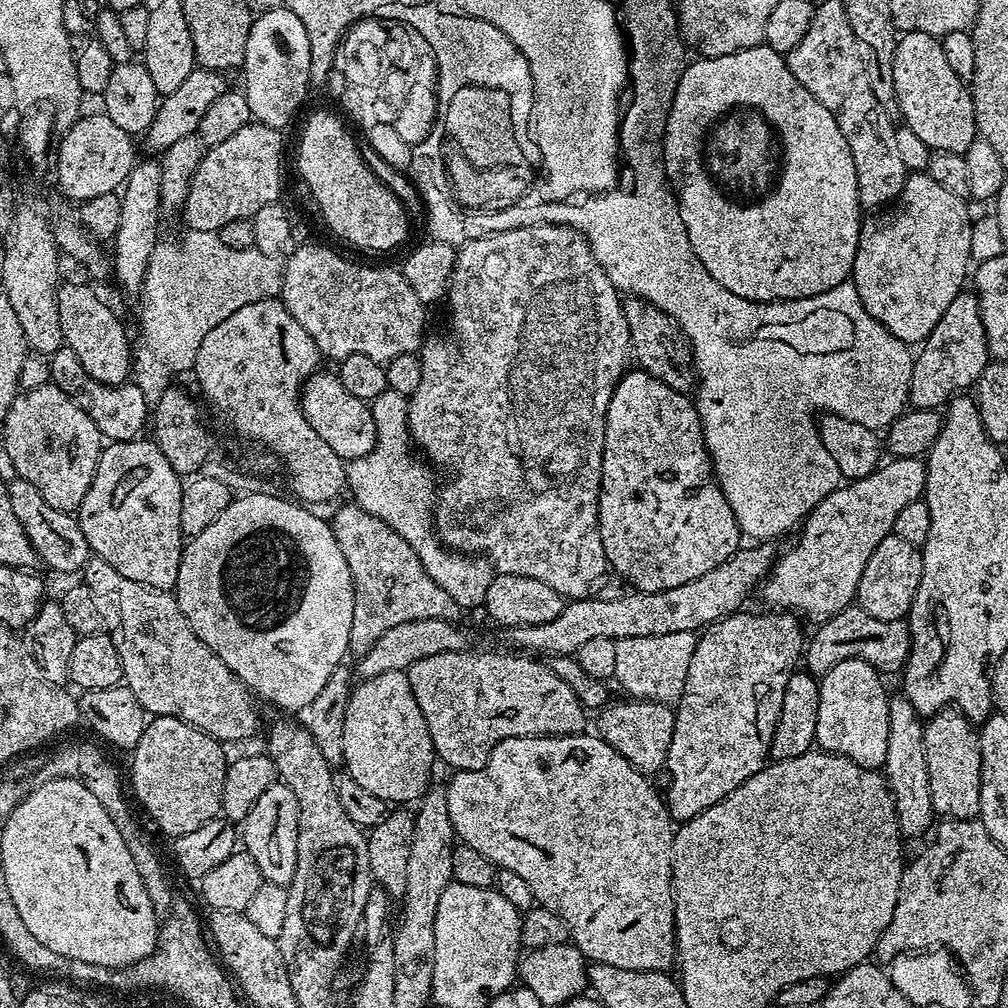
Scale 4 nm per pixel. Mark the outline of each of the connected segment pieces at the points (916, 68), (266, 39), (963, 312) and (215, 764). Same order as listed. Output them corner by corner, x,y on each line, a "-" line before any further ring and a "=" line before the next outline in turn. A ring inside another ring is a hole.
921,32
903,33
894,50
894,90
903,123
933,153
963,153
977,139
976,115
969,85
954,74
946,62
943,43
937,37
=
287,6
259,13
253,19
250,34
246,38
243,72
244,85
242,85
242,91
252,111
253,121
277,130
283,129
283,124
291,122
292,115
299,110
300,103
307,98
308,92
310,93
308,83
310,78
310,36
306,34
306,28
302,26
298,16
291,12
=
961,290
954,302
946,306
946,314
938,318
938,326
930,330
913,359
908,404
912,408
943,409
953,396
967,393
975,385
989,362
986,330
982,326
978,298
975,291
=
152,716
142,730
142,738
138,738
132,756
132,788
140,799
142,807
148,811
148,816
168,835
175,838
182,834
191,834
198,826
206,826
206,822
217,819
221,815
220,795
222,782
226,778
226,770
230,763
229,757
224,757
225,745
208,736
202,730
169,716

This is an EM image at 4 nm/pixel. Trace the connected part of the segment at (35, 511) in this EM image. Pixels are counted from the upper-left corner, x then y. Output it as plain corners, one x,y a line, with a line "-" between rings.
17,478
11,481
10,491
14,515
22,524
22,530
26,530
26,538
30,538
39,563
56,572
79,573
90,555
86,534
82,534
79,519
71,512
54,510
54,506
50,506
50,502
38,494
38,486
30,486
30,482

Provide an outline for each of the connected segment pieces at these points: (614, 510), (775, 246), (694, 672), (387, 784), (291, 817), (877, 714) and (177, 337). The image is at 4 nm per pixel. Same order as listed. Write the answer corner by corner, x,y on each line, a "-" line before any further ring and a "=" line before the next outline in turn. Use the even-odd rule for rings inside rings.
639,370
625,371
606,410
598,522
611,571
629,580
637,592
661,592
694,582
726,562
742,544
734,512
712,473
695,403
685,393
=
747,48
734,54
696,58
693,61
685,67
682,78
678,78
678,90
674,90
674,102
670,106
664,131
664,170
680,202
682,222
698,262
702,262
710,278
726,286
730,294
756,300
759,304
769,304
771,300
801,300
834,290
834,286
851,277
862,223
854,158
850,158
850,146
846,146
846,138
842,138
842,130
838,130
834,114
830,114
830,110
826,110
826,106
822,106
822,102
818,102
818,98
814,98
814,94
810,94
810,90
806,90
794,74
790,74
787,59
773,48
=
768,610
765,611
765,616
755,616
754,613
748,611
733,612
731,616
726,616
717,623
709,624
707,628
699,633
694,646
694,658
690,658
690,670
686,670
686,686
682,690
682,698
674,706
676,713
674,738
670,738
670,750
668,751
668,763
666,765
666,773
668,772
666,803
668,814
673,821
683,822
689,820
697,816
702,810
714,806
714,802
726,798
735,788
742,786
742,782
746,782
746,778
758,774
758,770
764,767
769,759
770,738
774,738
774,726
778,722
778,714
782,710
782,694
786,694
786,682
801,659
802,649
806,644
806,632
804,636
803,630
800,629
801,621
787,610
=
407,672
378,674
369,680
361,679
352,689
352,697
346,706
346,734
344,735
344,763
348,768
347,779
358,782
358,786
370,790
379,800
392,806
404,806
407,800
419,801
428,791
434,765
434,753
430,742
430,730
422,710
418,707
418,698
410,690
410,678
=
282,782
272,784
270,790
254,802
254,810
246,814
242,821
242,848
254,858
254,862
258,862
258,870
262,870
265,882
285,886
292,883
298,862
299,829
298,798
294,798
294,790
=
861,660
838,662
826,675
819,677
820,697
818,698
818,726
816,727
815,747
821,752
832,752
845,756
863,768
883,769
886,762
886,734
889,733
888,714
889,689
884,689
881,673
874,666
=
189,231
187,235
177,244
158,243
145,274
140,337
131,345
131,375
135,387
149,398
159,396
173,383
171,372
195,365
202,338
218,322
250,302
279,297
284,282
281,261
275,256
262,254
257,248
230,250
214,232

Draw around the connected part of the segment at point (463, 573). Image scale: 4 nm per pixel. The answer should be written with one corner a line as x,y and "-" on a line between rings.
388,388
370,401
370,407
376,445
370,454
347,461
346,488
349,493
352,491
351,499
362,510
374,514
374,518
380,518
386,526
402,534
418,554
426,574
430,574
461,609
479,609
486,598
486,590
490,590
494,569
487,559
446,550
434,535
434,484
432,488
432,476
427,472
425,461
412,457
414,445
408,435
406,397

